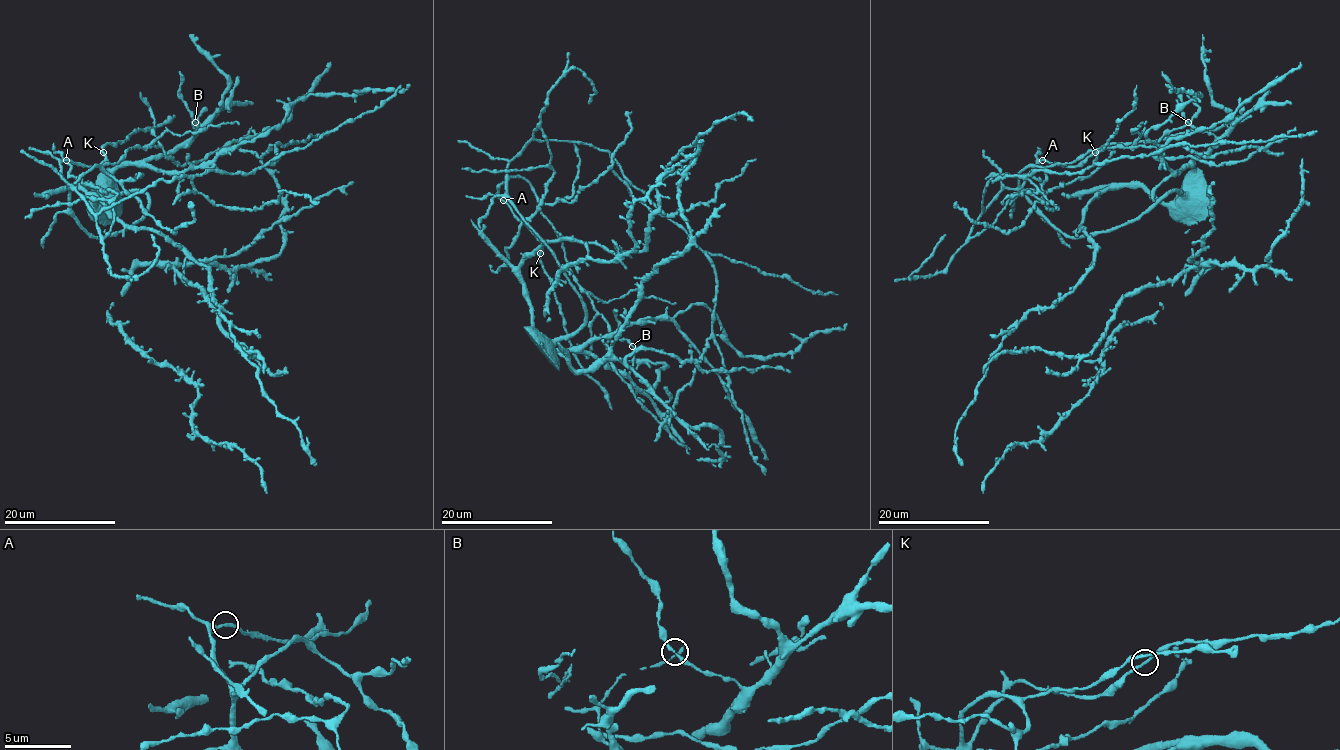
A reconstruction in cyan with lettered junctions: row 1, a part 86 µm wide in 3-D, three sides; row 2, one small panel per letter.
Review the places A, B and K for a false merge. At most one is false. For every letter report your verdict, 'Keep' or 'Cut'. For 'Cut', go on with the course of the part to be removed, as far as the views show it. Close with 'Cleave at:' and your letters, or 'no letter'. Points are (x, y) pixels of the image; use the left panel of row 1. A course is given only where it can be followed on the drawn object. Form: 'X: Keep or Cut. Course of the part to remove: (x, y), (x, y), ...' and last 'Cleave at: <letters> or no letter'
A: Keep
B: Keep
K: Keep
Cleave at: no letter

